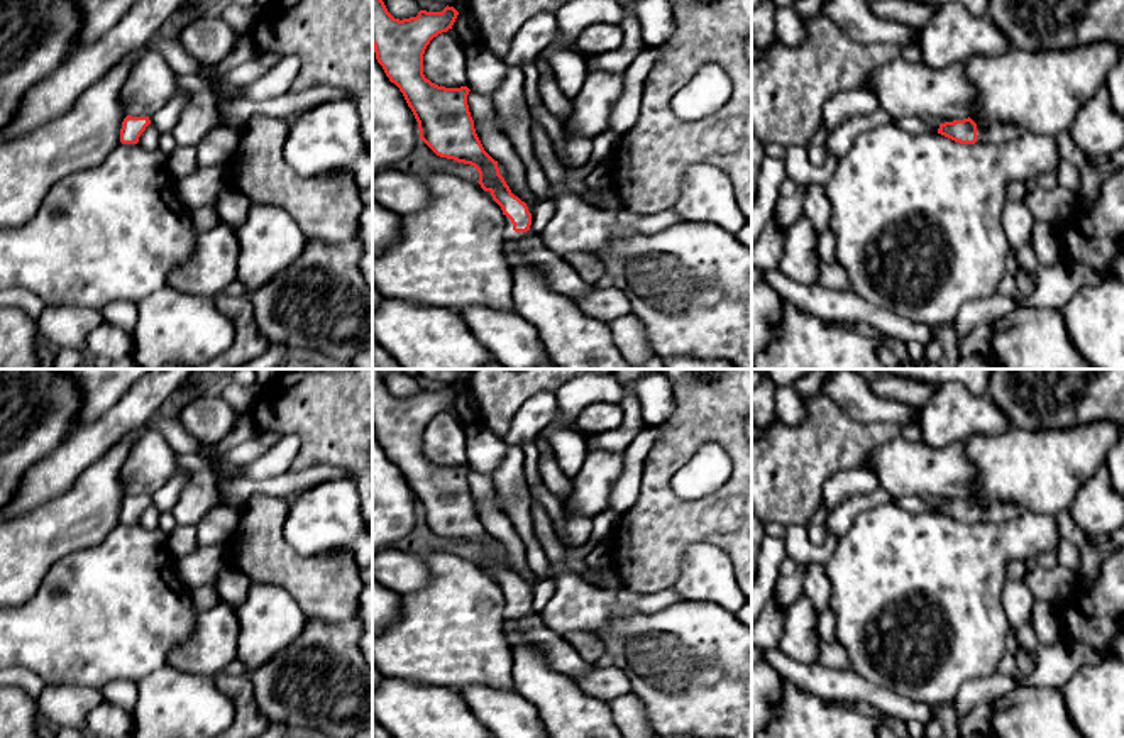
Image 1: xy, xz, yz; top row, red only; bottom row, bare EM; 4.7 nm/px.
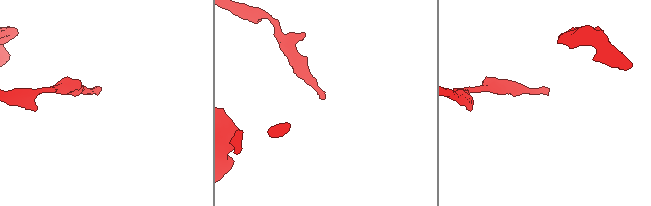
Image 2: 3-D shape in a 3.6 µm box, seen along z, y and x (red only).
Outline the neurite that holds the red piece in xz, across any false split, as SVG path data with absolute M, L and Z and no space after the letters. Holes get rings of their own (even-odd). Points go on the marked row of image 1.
M372 0L372 46L377 63L383 66L386 76L403 93L408 107L411 108L420 130L420 139L440 157L454 159L457 162L471 164L479 173L479 184L489 191L493 200L501 207L504 218L503 245L506 262L535 264L547 279L548 286L569 298L577 298L592 289L592 284L581 279L574 267L560 257L545 252L538 240L532 237L532 213L525 201L515 196L499 174L498 161L494 161L482 147L474 120L469 112L467 95L469 88L445 88L432 83L423 74L423 54L433 37L452 29L459 12L454 7L445 7L442 12L420 10L416 17L394 19L383 0Z

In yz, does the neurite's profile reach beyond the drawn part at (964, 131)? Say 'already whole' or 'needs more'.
needs more

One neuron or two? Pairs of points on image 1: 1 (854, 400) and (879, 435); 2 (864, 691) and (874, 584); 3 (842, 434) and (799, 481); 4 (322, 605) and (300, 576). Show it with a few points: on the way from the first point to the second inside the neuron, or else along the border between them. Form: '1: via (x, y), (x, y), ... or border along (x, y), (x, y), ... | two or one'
1: border along (837, 403), (859, 422), (894, 422), (899, 427) | two
2: border along (848, 667), (869, 681), (903, 694) | two
3: via (830, 446), (806, 469) | one
4: via (322, 598), (307, 583) | one

